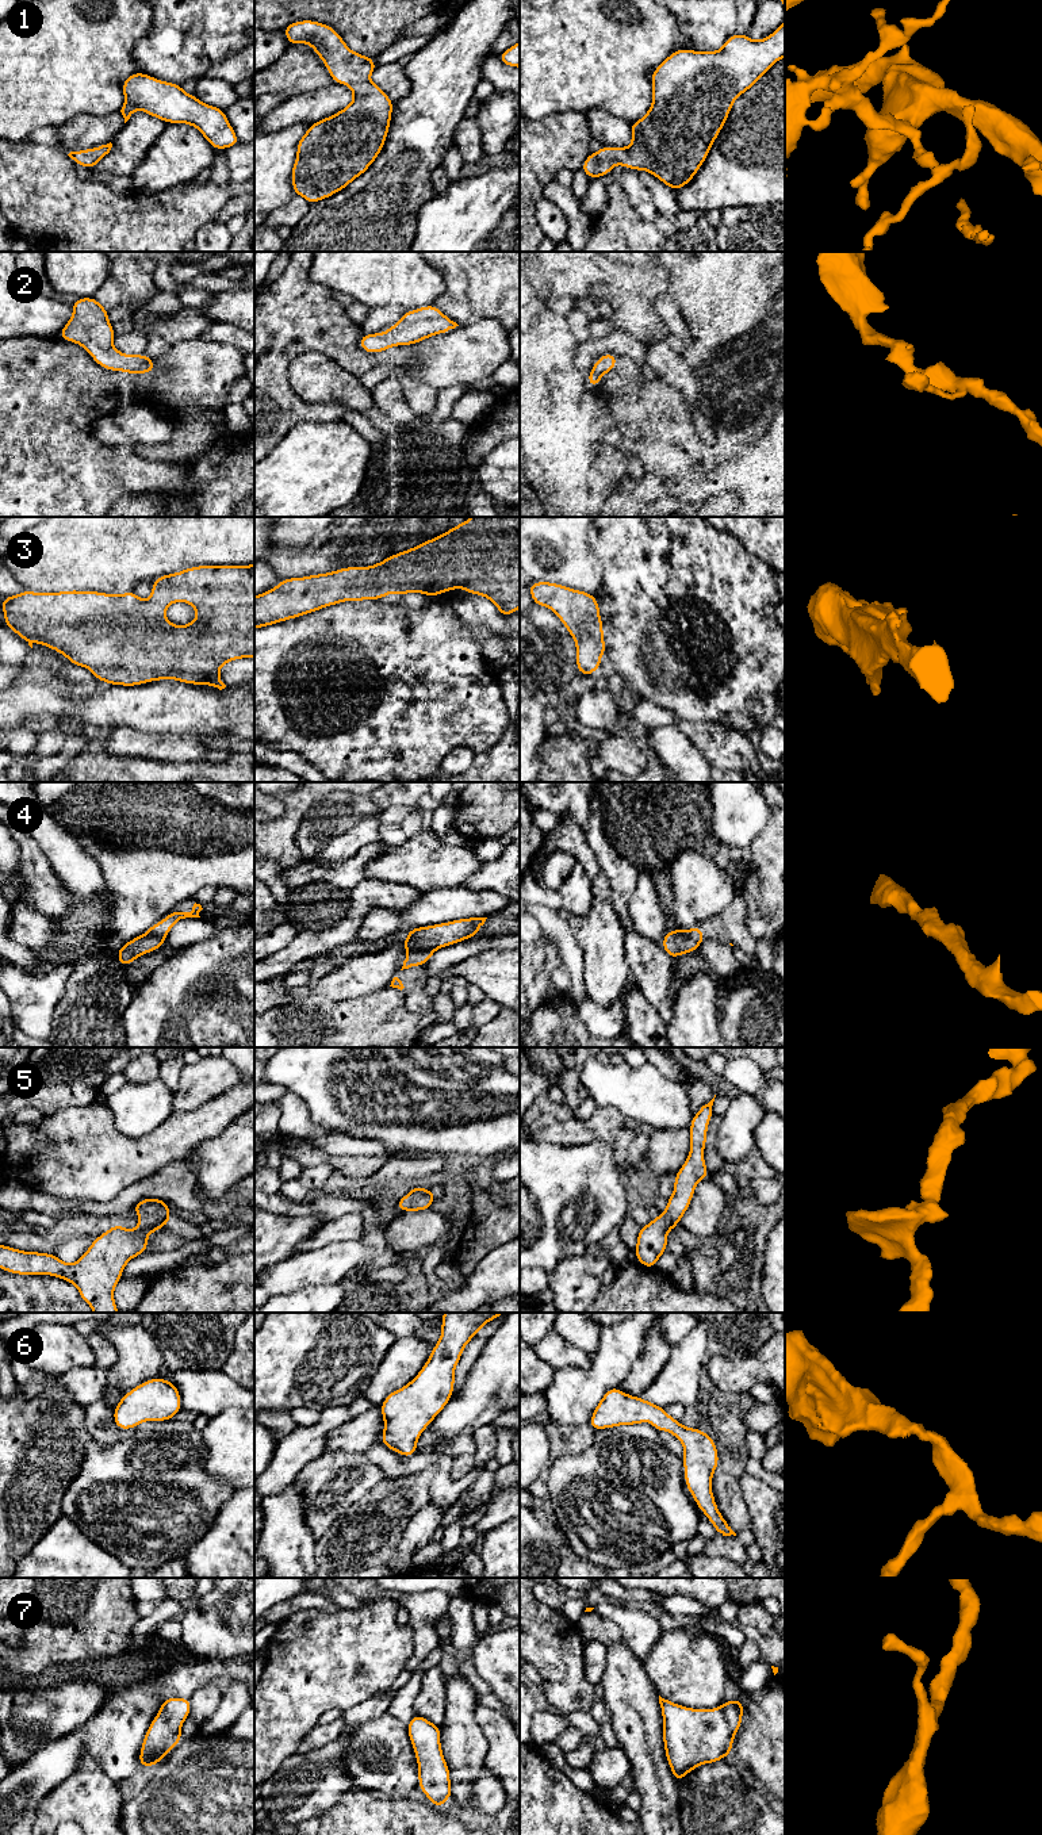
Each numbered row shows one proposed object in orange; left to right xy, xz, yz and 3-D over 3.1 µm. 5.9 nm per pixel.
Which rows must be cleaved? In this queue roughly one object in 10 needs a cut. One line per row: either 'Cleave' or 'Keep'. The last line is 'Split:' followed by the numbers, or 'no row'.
1: Keep
2: Keep
3: Keep
4: Keep
5: Keep
6: Keep
7: Keep
Split: no row

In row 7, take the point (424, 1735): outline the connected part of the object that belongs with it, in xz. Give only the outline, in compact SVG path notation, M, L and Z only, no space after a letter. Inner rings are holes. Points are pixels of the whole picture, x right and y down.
M415 1715L407 1723L407 1732L417 1757L418 1785L434 1807L443 1808L445 1801L452 1797L452 1785L440 1743L441 1729Z

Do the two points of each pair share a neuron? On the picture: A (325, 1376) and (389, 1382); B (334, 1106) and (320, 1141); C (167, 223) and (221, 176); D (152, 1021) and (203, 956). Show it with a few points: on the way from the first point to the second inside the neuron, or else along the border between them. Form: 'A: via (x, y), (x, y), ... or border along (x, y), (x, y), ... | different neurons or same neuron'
A: border along (387, 1353), (363, 1393) | different neurons
B: border along (305, 1104), (313, 1123), (356, 1137) | different neurons
C: border along (210, 179), (219, 184), (228, 184) | different neurons
D: via (168, 1004), (198, 972) | same neuron

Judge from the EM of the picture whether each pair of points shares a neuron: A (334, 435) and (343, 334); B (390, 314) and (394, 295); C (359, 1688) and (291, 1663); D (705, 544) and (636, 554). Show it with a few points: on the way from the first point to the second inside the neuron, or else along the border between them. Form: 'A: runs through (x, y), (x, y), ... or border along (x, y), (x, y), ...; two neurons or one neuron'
A: border along (340, 421), (303, 422); two neurons
B: border along (375, 307), (398, 306), (403, 311); two neurons
C: runs through (343, 1671), (334, 1663), (307, 1663); one neuron
D: runs through (688, 548), (654, 548); one neuron

